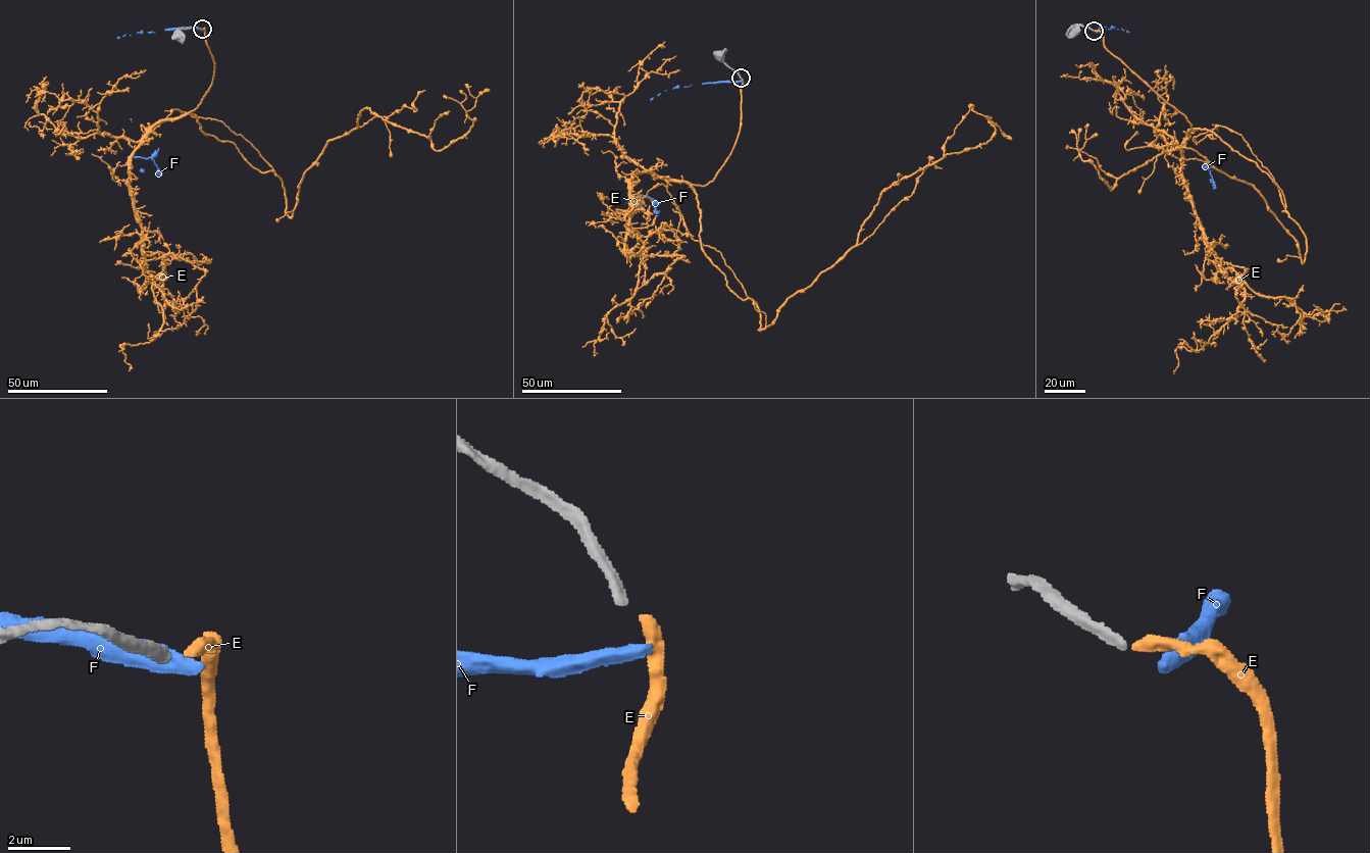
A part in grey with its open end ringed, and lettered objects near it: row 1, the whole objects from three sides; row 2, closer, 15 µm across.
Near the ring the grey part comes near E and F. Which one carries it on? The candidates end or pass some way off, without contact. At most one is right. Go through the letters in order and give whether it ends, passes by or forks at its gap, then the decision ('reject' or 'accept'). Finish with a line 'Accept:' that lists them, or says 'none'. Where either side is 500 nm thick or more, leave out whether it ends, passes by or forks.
E: it ends | reject
F: reject
Accept: none

